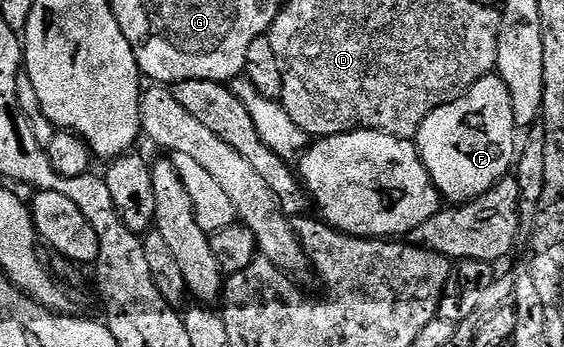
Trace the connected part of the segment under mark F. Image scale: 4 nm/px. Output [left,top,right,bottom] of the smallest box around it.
[416,74,516,202]

